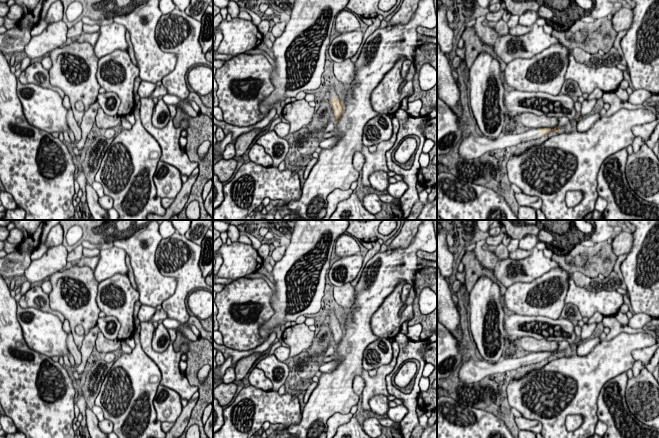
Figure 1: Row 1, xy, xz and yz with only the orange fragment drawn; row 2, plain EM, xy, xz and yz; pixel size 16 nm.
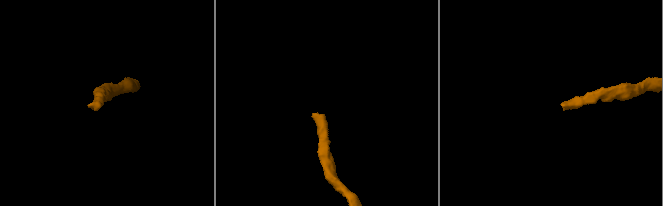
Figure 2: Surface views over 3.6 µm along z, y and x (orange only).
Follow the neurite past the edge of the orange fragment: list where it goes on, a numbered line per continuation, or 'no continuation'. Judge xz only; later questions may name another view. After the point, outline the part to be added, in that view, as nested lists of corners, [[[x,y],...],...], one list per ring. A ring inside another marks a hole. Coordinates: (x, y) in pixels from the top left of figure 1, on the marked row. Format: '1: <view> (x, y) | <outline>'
1: xz (333, 91) | [[[335,84],[328,87],[328,92],[329,92],[330,97],[341,98],[340,94],[339,94],[339,91],[338,91],[338,88]]]

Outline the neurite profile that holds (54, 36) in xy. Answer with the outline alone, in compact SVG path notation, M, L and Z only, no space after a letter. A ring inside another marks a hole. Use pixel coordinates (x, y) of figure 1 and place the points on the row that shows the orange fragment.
M62 20L49 24L41 34L31 37L30 42L25 46L24 55L35 61L46 56L50 51L64 46L68 40L68 29Z

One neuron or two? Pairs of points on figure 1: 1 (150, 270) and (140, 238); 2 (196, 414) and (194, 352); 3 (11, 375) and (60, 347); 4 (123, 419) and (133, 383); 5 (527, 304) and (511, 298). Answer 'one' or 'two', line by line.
1: one
2: one
3: two
4: one
5: one

